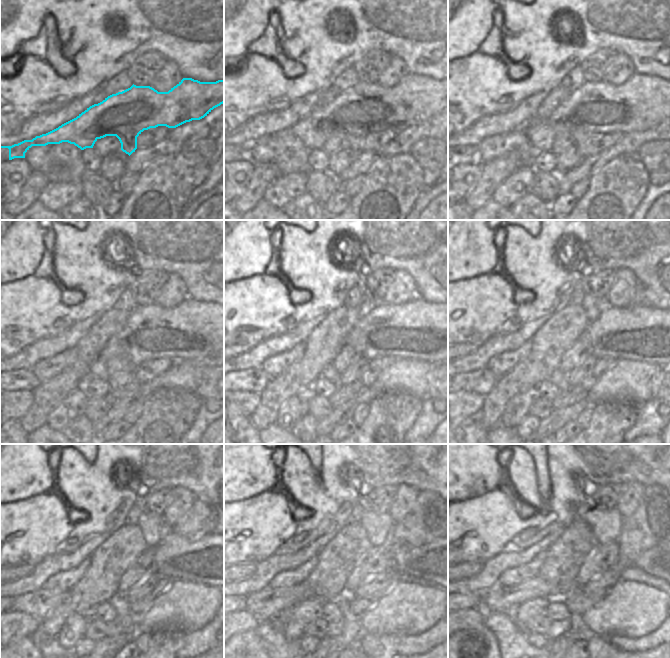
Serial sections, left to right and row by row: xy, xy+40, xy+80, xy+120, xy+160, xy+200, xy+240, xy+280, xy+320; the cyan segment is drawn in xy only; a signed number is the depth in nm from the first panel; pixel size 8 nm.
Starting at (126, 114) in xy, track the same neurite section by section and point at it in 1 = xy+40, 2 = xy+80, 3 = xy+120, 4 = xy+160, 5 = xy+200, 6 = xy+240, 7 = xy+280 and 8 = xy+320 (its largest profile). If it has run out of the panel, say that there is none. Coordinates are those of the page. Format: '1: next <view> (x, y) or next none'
1: next xy+40 (366, 107)
2: next xy+80 (642, 101)
3: next xy+120 (194, 329)
4: next xy+160 (417, 330)
5: next xy+200 (642, 332)
6: next xy+240 (203, 560)
7: next xy+280 (427, 561)
8: next xy+320 (651, 561)

